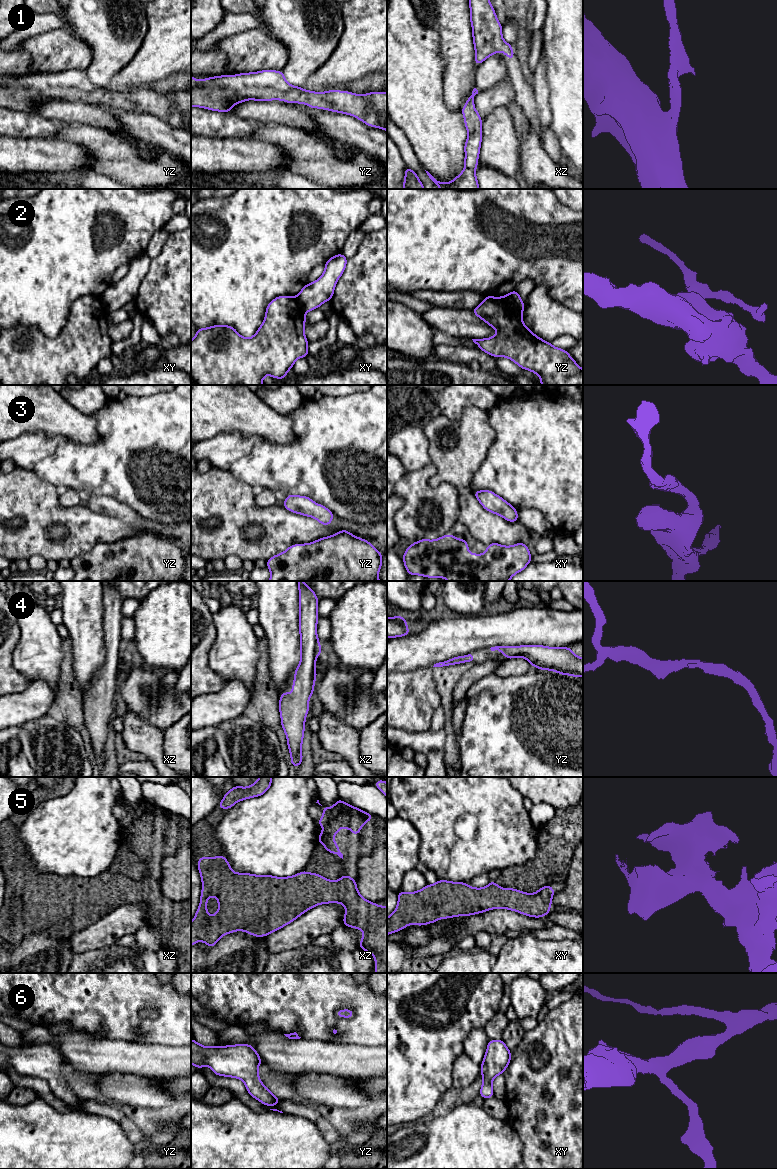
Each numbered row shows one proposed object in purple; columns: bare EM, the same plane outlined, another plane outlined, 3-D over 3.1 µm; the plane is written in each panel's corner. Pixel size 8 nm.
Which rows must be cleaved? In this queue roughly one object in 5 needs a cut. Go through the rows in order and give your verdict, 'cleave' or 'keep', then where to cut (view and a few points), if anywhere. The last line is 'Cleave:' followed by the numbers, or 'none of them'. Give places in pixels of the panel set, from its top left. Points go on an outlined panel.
1: keep; no cut
2: cleave; cut in yz along (502, 297), (513, 303), (521, 311)
3: keep; no cut
4: keep; no cut
5: keep; no cut
6: keep; no cut
Cleave: 2

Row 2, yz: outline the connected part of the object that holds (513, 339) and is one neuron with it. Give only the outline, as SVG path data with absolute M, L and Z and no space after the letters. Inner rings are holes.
M485 296L472 312L497 331L491 338L472 339L482 351L494 357L507 357L520 368L536 373L541 385L583 385L583 369L566 350L552 346L530 331L522 320L522 311L516 305L503 297Z

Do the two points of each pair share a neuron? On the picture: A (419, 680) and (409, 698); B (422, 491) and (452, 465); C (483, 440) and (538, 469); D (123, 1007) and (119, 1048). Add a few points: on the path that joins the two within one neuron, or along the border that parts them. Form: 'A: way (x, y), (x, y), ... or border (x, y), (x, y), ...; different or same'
A: way (418, 684), (412, 694); same
B: border (431, 462), (436, 472), (428, 483), (453, 485); different
C: border (488, 421), (495, 432), (495, 439), (480, 465); different
D: border (105, 1037), (141, 1041), (143, 1043); different

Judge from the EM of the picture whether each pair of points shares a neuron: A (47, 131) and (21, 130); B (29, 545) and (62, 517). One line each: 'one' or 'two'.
A: one
B: one

